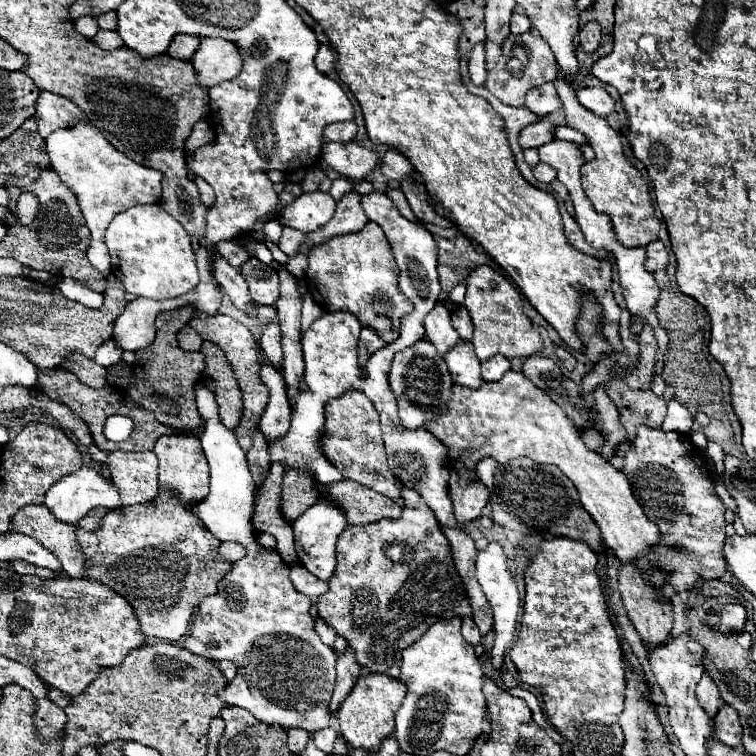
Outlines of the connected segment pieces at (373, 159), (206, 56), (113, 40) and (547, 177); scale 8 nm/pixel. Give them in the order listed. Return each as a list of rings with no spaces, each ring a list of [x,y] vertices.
[[[329,142],[321,152],[321,160],[351,180],[363,180],[379,162],[379,154],[359,142]]]
[[[203,38],[199,50],[193,56],[193,66],[197,70],[197,80],[207,90],[215,84],[235,78],[241,72],[241,54],[231,40],[223,38]]]
[[[99,30],[97,36],[93,38],[93,42],[103,48],[103,50],[117,50],[123,46],[123,40],[117,32],[111,32],[111,30]]]
[[[537,164],[533,168],[533,174],[539,182],[553,182],[557,178],[557,172],[553,168],[549,168],[549,164]]]

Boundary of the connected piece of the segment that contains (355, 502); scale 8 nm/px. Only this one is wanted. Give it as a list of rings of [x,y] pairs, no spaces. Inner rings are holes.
[[[339,480],[327,486],[317,486],[317,492],[323,498],[331,498],[331,502],[343,508],[349,524],[371,524],[381,518],[399,518],[401,508],[389,500],[373,492],[371,488],[363,488],[351,480]]]

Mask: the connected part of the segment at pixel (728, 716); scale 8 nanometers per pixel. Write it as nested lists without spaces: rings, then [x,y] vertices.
[[[723,704],[713,718],[713,736],[715,740],[735,748],[741,746],[741,724],[739,724],[739,714],[735,714],[735,708],[729,708]]]

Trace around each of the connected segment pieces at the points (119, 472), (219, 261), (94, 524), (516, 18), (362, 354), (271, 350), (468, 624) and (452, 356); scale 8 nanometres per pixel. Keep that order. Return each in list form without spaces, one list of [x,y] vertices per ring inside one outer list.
[[[97,446],[89,454],[99,464],[107,464],[111,480],[121,492],[121,504],[145,504],[157,496],[157,456],[155,452],[103,452]]]
[[[219,254],[213,256],[213,272],[217,282],[221,284],[223,292],[231,298],[231,302],[235,304],[235,308],[243,310],[245,314],[253,312],[253,300],[249,296],[247,290],[247,282],[245,278],[239,274],[239,270],[235,270],[233,266],[227,264],[227,260]]]
[[[91,510],[81,522],[79,522],[79,526],[77,528],[83,528],[83,530],[97,530],[99,528],[99,522],[101,522],[101,518],[103,518],[103,514],[105,514],[105,510]]]
[[[513,12],[511,16],[511,34],[523,34],[531,30],[531,22],[527,20],[527,16],[519,14],[519,12]]]
[[[369,328],[361,330],[361,336],[359,336],[359,366],[361,366],[361,372],[365,370],[365,362],[369,360],[369,356],[375,354],[375,350],[379,350],[383,346],[385,346],[385,342],[375,332],[371,332]]]
[[[267,324],[263,328],[263,336],[259,340],[263,352],[269,356],[271,364],[275,364],[275,368],[281,370],[281,362],[283,362],[283,350],[281,350],[281,330],[277,324]]]
[[[463,618],[463,638],[469,642],[469,644],[473,644],[473,646],[477,646],[479,642],[481,642],[481,634],[479,634],[479,628],[475,628],[475,622],[471,620],[471,618]]]
[[[461,340],[459,344],[455,344],[455,348],[451,348],[445,354],[445,360],[455,384],[461,384],[467,388],[479,388],[483,384],[479,360],[473,352],[473,344]]]

